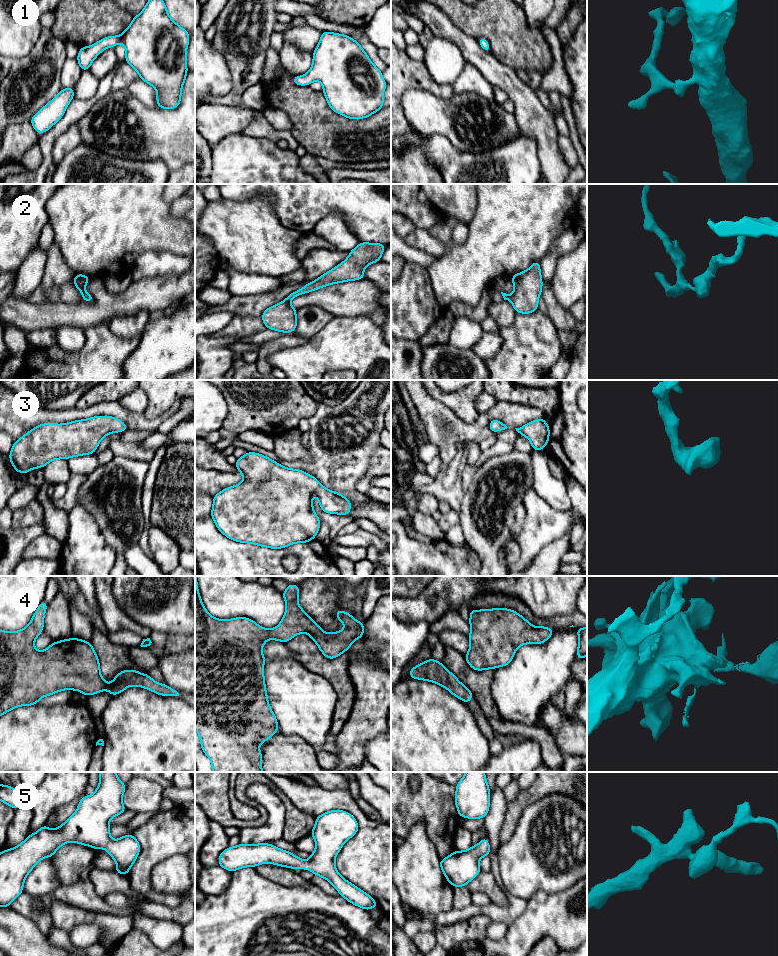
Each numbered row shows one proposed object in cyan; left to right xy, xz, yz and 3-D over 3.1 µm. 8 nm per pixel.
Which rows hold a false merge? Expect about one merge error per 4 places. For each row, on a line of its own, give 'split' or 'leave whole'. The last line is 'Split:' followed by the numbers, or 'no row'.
1: leave whole
2: leave whole
3: leave whole
4: leave whole
5: leave whole
Split: no row

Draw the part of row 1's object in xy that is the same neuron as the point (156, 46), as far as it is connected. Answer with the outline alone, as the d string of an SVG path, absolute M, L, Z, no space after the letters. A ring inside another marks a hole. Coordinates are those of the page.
M148 0L141 13L133 17L131 24L121 35L107 36L91 46L81 47L76 58L81 71L90 69L93 60L104 49L118 43L123 43L126 49L125 62L138 72L140 79L156 89L158 108L177 108L181 103L182 86L188 73L186 52L189 32L168 15L165 2Z

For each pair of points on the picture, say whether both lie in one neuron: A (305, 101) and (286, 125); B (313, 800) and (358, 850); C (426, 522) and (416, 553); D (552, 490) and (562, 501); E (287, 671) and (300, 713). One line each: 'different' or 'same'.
A: different
B: same
C: different
D: same
E: same

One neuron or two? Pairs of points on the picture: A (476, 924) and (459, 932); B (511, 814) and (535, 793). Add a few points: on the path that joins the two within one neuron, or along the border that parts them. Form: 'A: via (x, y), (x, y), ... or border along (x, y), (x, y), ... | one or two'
A: via (472, 928), (463, 931) | one
B: via (517, 808), (529, 796) | one

